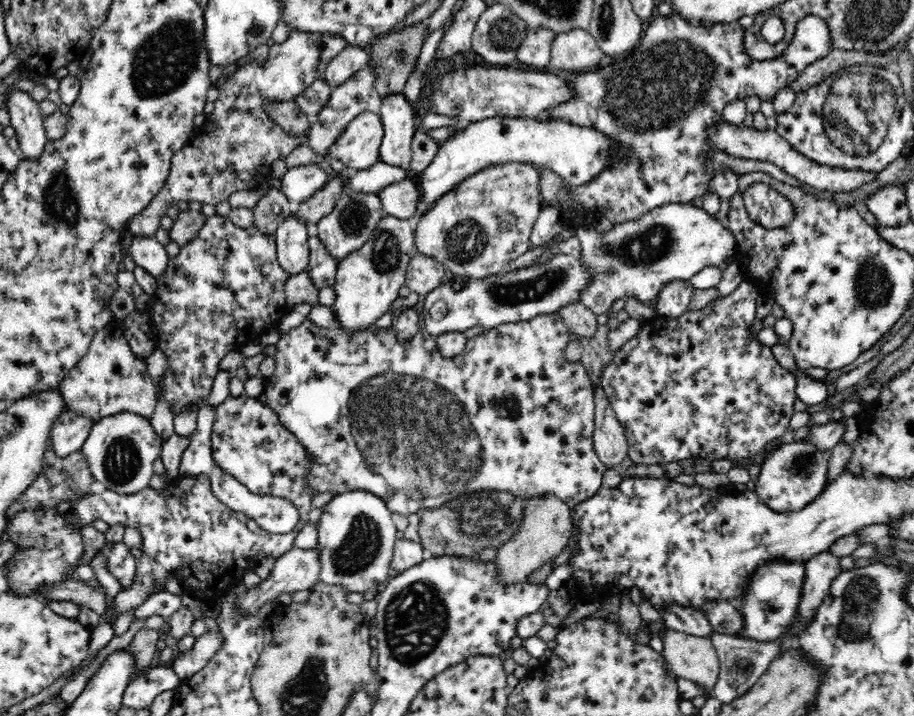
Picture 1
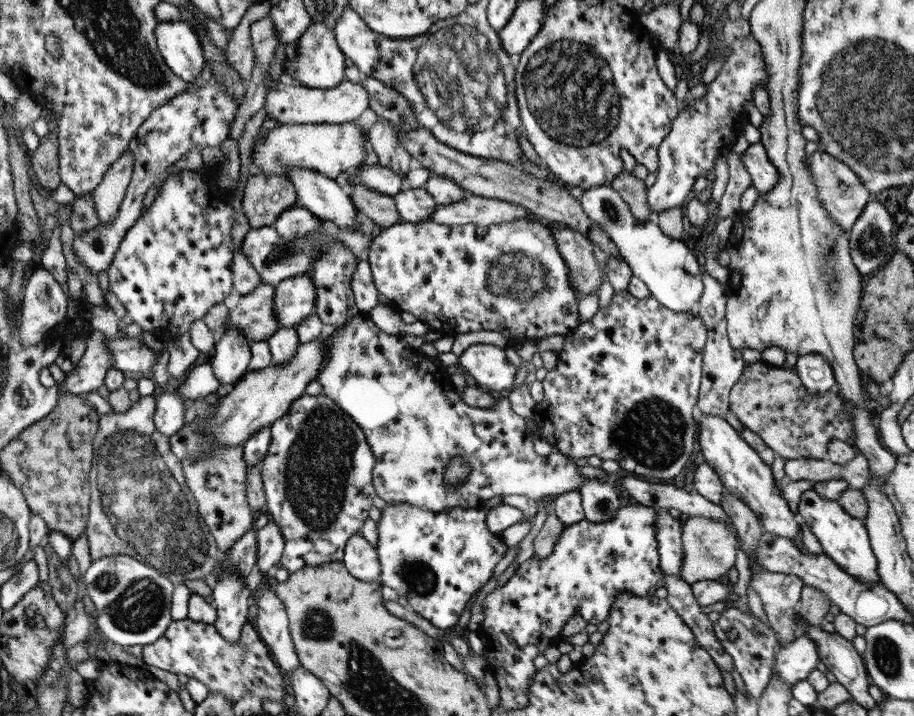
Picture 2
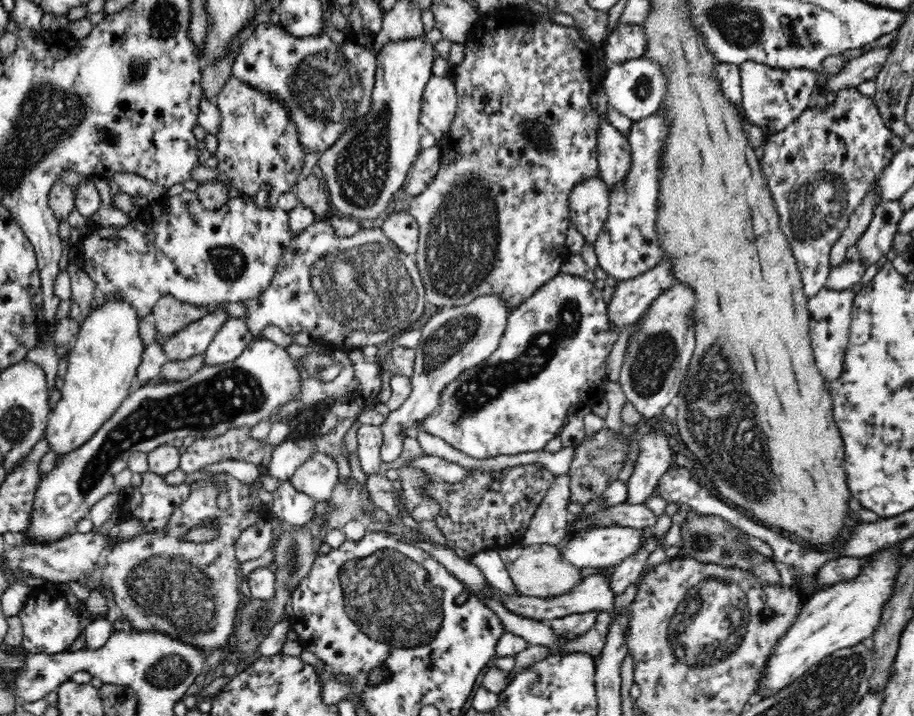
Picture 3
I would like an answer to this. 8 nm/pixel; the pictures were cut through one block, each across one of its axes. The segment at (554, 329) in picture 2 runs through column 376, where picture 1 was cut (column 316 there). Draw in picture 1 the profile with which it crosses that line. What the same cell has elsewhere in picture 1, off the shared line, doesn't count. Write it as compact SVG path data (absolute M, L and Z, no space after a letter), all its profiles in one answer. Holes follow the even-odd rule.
M314 230L310 232L308 242L310 247L309 261L304 270L310 275L313 286L318 290L322 290L326 286L333 287L339 264L336 263L336 259L332 259L332 255L328 255L328 250Z

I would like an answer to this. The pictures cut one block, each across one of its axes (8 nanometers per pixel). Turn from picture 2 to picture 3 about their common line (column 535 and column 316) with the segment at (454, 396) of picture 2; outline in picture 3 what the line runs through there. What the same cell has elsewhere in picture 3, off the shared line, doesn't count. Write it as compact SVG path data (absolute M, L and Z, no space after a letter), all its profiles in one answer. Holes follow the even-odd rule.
M314 451L289 478L289 483L298 492L312 496L316 501L330 501L336 482L338 463L332 455L326 455L322 451Z

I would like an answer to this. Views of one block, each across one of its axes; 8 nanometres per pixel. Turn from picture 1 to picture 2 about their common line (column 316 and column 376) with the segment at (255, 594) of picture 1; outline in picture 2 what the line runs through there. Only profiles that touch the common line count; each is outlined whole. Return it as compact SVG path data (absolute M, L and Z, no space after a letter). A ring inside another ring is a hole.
M361 534L350 536L350 540L344 547L344 567L352 576L360 580L380 583L380 563L378 563L378 551Z

